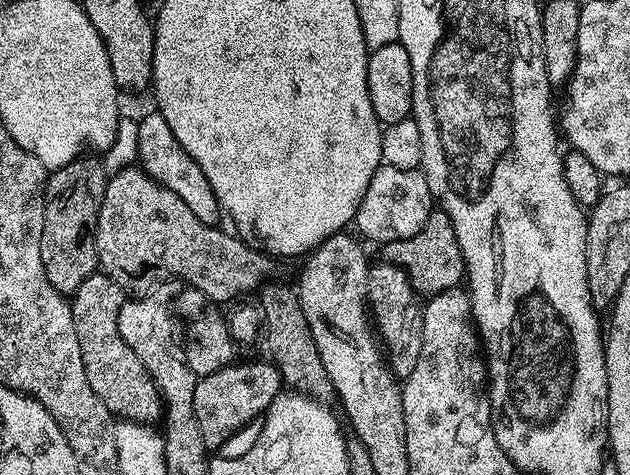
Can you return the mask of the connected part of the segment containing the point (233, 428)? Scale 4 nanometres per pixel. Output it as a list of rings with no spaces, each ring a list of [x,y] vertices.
[[[252,360],[249,364],[233,362],[214,374],[197,379],[194,390],[194,418],[198,418],[198,430],[202,430],[204,445],[209,450],[220,450],[235,432],[240,432],[252,419],[267,412],[275,396],[282,391],[280,372],[276,365],[264,360]]]

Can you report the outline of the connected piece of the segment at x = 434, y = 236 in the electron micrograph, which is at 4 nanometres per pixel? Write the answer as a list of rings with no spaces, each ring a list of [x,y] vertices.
[[[433,210],[430,218],[426,218],[426,226],[418,234],[385,244],[382,252],[383,259],[404,269],[405,274],[412,277],[412,285],[417,292],[428,298],[437,292],[445,292],[447,288],[457,287],[466,276],[462,250],[458,246],[458,238],[454,238],[454,226],[447,214],[439,210]]]

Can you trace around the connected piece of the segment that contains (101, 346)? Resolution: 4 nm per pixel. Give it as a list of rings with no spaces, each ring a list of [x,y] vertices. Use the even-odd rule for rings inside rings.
[[[96,271],[78,286],[76,292],[71,293],[74,334],[78,334],[78,350],[82,350],[82,366],[86,370],[90,390],[98,394],[113,417],[151,425],[152,420],[159,421],[162,416],[160,391],[146,366],[142,366],[142,358],[126,346],[118,330],[118,310],[122,310],[125,299],[125,289],[104,275],[103,271]]]

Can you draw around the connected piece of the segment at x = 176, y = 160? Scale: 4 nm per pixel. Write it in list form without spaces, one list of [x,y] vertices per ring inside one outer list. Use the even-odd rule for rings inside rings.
[[[149,110],[144,117],[139,117],[137,126],[137,157],[139,167],[150,177],[158,181],[166,190],[174,190],[182,202],[201,222],[219,225],[222,220],[220,203],[214,198],[214,190],[210,190],[210,182],[206,182],[206,174],[202,174],[202,166],[182,150],[178,138],[174,138],[174,130],[170,130],[166,118],[155,110]]]

